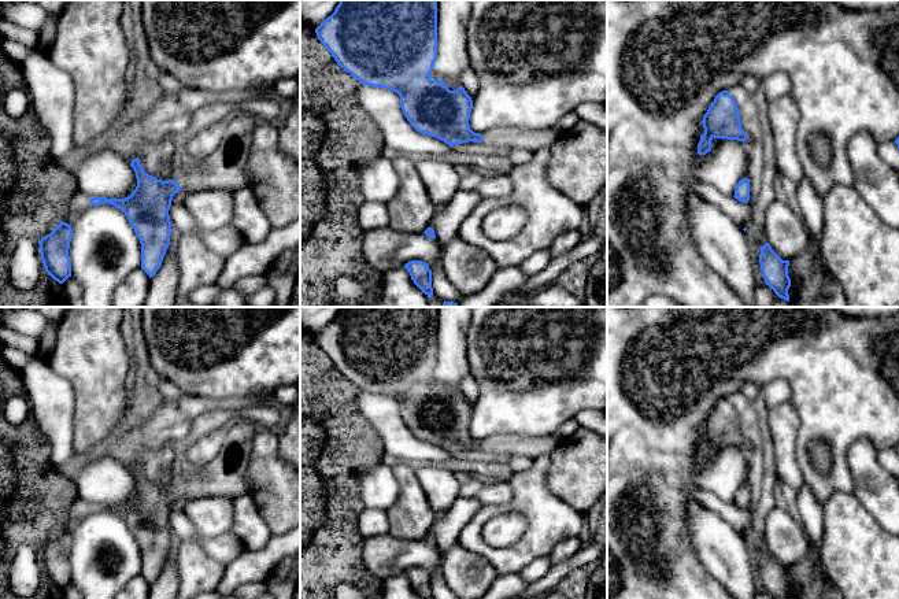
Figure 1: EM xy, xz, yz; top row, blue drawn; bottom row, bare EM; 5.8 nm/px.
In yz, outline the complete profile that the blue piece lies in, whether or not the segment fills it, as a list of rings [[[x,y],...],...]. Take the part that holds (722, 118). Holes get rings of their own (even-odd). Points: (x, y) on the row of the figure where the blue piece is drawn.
[[[728,90],[719,92],[703,117],[704,133],[698,144],[698,154],[711,151],[713,138],[746,141],[747,134],[741,129],[740,111]]]

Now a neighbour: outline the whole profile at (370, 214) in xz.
[[[365,199],[358,210],[358,223],[365,232],[380,226],[388,226],[388,204]]]

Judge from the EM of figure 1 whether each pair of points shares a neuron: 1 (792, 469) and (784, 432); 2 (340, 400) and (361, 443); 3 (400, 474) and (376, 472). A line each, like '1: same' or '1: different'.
1: same
2: same
3: different

